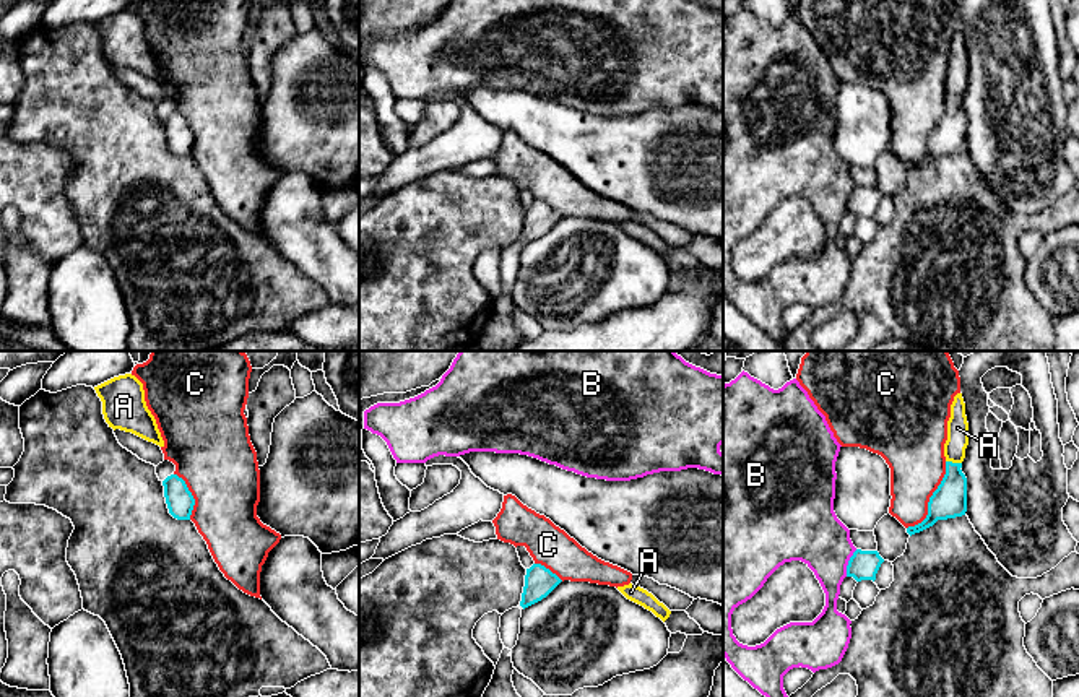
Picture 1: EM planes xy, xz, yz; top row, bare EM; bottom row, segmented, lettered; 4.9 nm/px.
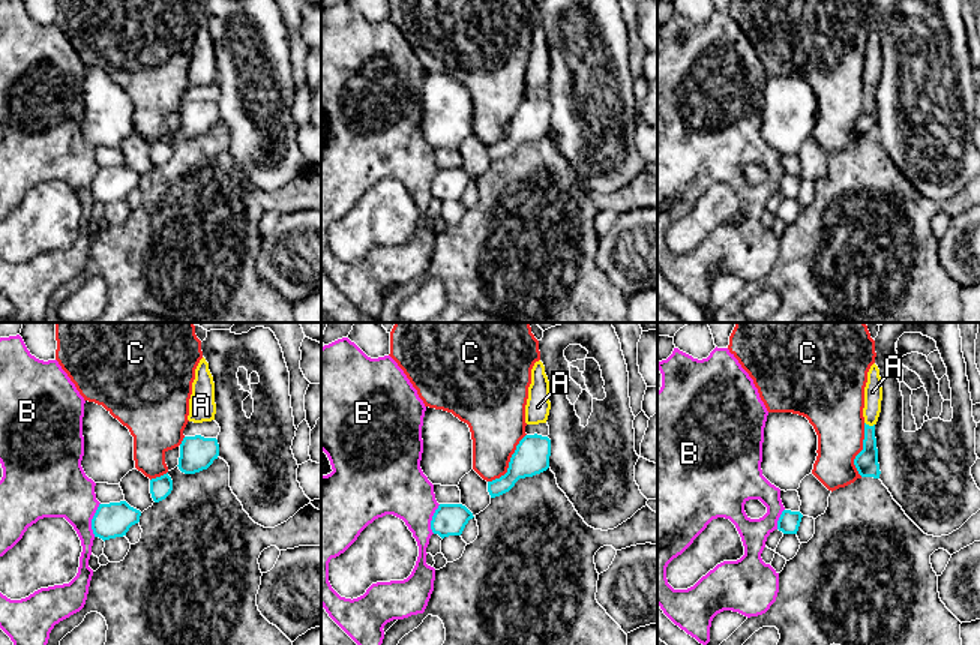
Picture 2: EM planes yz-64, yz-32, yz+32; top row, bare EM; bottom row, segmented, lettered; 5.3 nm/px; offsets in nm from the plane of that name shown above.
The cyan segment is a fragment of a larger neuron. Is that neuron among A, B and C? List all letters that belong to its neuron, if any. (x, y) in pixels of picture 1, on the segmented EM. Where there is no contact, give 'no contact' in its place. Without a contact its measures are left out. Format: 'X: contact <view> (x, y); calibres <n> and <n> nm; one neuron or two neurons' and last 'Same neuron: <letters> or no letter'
A: contact yz (954, 463); calibres 170 and 110 nm; one neuron
B: contact yz (849, 562); calibres 140 and 300 nm; two neurons
C: contact yz (930, 499); calibres 170 and 280 nm; two neurons
Same neuron: A

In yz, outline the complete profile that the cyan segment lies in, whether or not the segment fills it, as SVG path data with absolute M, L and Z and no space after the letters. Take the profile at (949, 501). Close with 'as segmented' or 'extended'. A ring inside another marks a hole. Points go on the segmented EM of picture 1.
M957 393L951 405L947 440L944 444L946 474L938 489L930 497L926 518L921 523L907 528L910 536L933 526L938 520L965 515L967 478L960 468L965 458L967 445L968 422L965 416L965 403L962 393Z; extended

